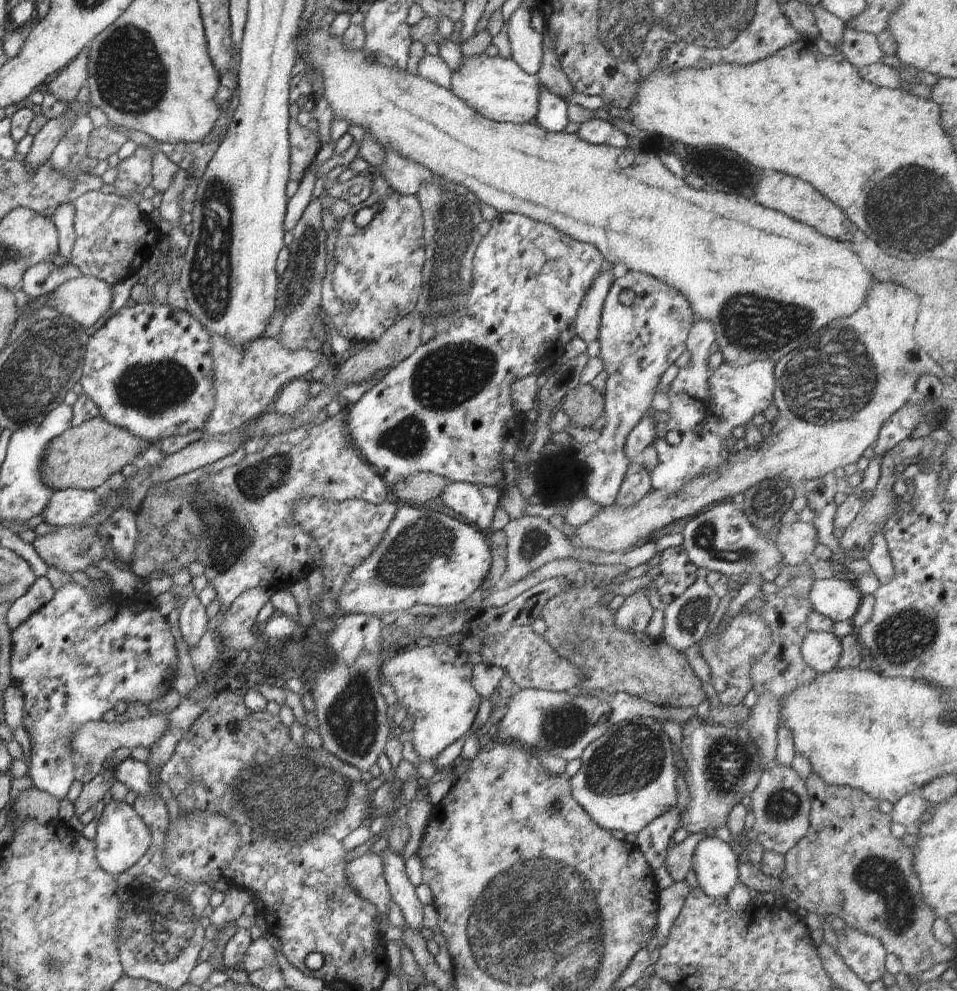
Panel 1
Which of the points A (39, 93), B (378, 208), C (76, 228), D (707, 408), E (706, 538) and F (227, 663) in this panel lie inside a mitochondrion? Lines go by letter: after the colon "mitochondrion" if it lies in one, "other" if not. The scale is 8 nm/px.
A: other
B: other
C: other
D: other
E: mitochondrion
F: other

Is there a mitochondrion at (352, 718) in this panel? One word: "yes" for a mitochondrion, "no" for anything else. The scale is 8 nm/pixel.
yes

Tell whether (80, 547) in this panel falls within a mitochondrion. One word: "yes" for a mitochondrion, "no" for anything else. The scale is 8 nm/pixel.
yes

